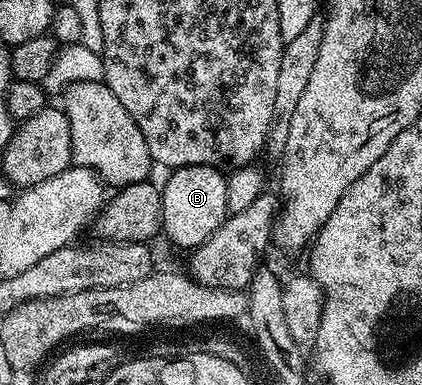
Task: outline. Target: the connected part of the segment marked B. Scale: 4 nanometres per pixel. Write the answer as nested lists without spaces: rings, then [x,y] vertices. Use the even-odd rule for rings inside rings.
[[[208,164],[176,168],[167,181],[162,181],[161,210],[163,211],[162,231],[179,248],[194,250],[215,233],[228,218],[227,177],[220,169]]]

